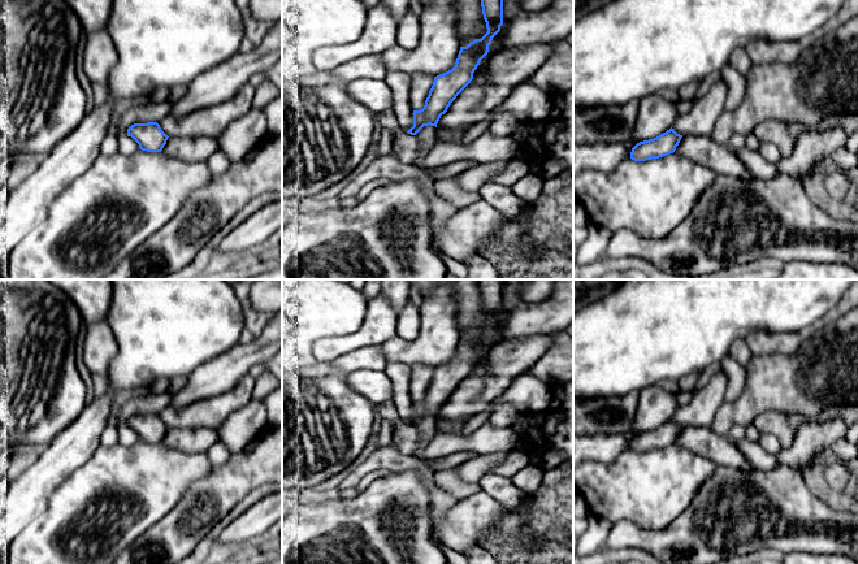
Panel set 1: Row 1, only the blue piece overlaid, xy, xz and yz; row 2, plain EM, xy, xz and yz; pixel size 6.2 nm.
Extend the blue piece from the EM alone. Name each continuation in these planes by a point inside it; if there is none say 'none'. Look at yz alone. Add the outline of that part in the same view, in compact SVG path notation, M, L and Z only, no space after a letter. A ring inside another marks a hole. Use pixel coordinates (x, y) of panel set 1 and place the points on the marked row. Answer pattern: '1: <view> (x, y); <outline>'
1: yz (720, 159); M685 135L675 151L697 164L707 166L716 174L737 177L742 179L755 178L728 144L719 144L711 136Z

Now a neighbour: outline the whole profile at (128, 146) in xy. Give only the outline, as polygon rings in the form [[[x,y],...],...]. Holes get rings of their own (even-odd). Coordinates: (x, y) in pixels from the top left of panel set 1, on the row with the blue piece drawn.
[[[118,136],[118,152],[130,156],[139,151],[139,144],[131,136]]]

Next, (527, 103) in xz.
[[[529,79],[516,84],[502,105],[486,118],[472,125],[464,133],[464,140],[472,143],[489,130],[493,118],[500,113],[511,113],[521,123],[545,120],[551,110],[551,95]]]

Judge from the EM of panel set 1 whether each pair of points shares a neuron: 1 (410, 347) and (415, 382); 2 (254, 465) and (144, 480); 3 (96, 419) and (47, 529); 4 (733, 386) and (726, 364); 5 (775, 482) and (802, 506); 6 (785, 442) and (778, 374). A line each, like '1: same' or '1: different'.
1: different
2: different
3: different
4: same
5: same
6: different

